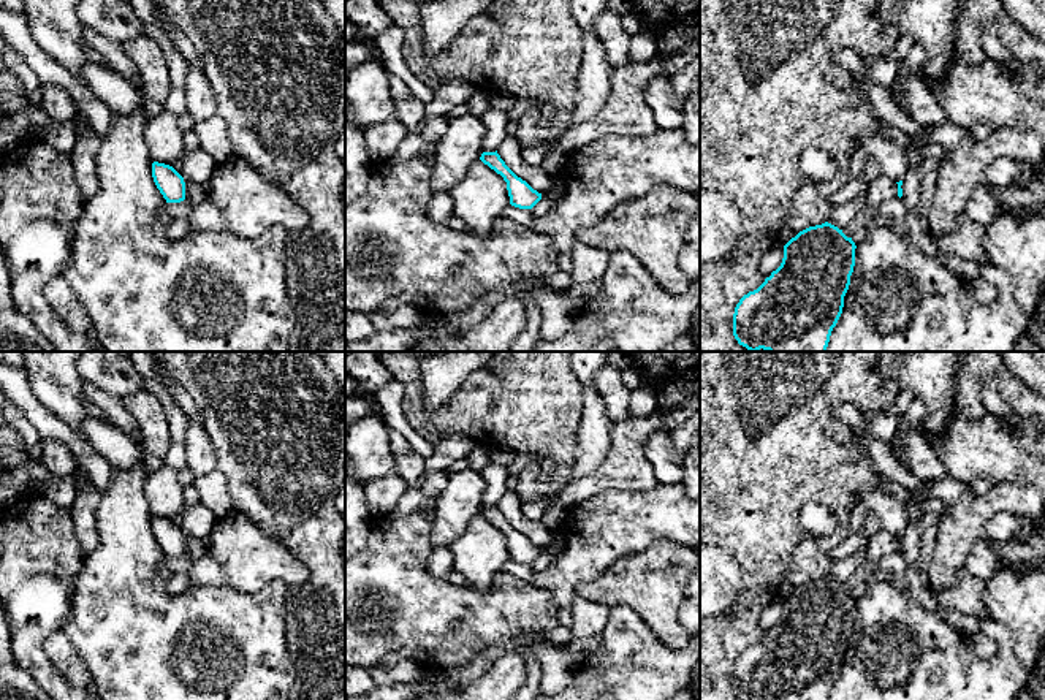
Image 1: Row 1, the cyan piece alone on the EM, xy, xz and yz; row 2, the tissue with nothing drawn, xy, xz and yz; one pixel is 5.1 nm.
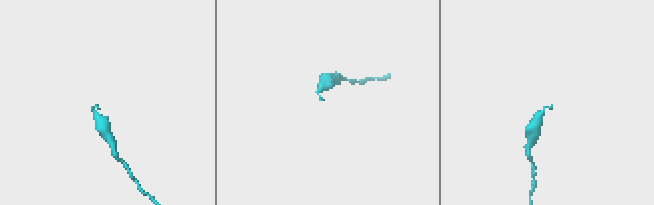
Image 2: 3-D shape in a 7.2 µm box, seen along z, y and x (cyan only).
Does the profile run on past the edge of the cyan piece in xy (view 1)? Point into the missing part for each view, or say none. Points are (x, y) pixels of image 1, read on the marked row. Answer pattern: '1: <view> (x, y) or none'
1: none

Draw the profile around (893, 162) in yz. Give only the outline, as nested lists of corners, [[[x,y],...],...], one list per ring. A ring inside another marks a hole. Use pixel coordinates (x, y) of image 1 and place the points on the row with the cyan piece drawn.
[[[882,135],[858,139],[853,146],[853,150],[855,149],[864,149],[866,154],[880,165],[884,179],[899,182],[909,169],[909,160],[904,149]]]

